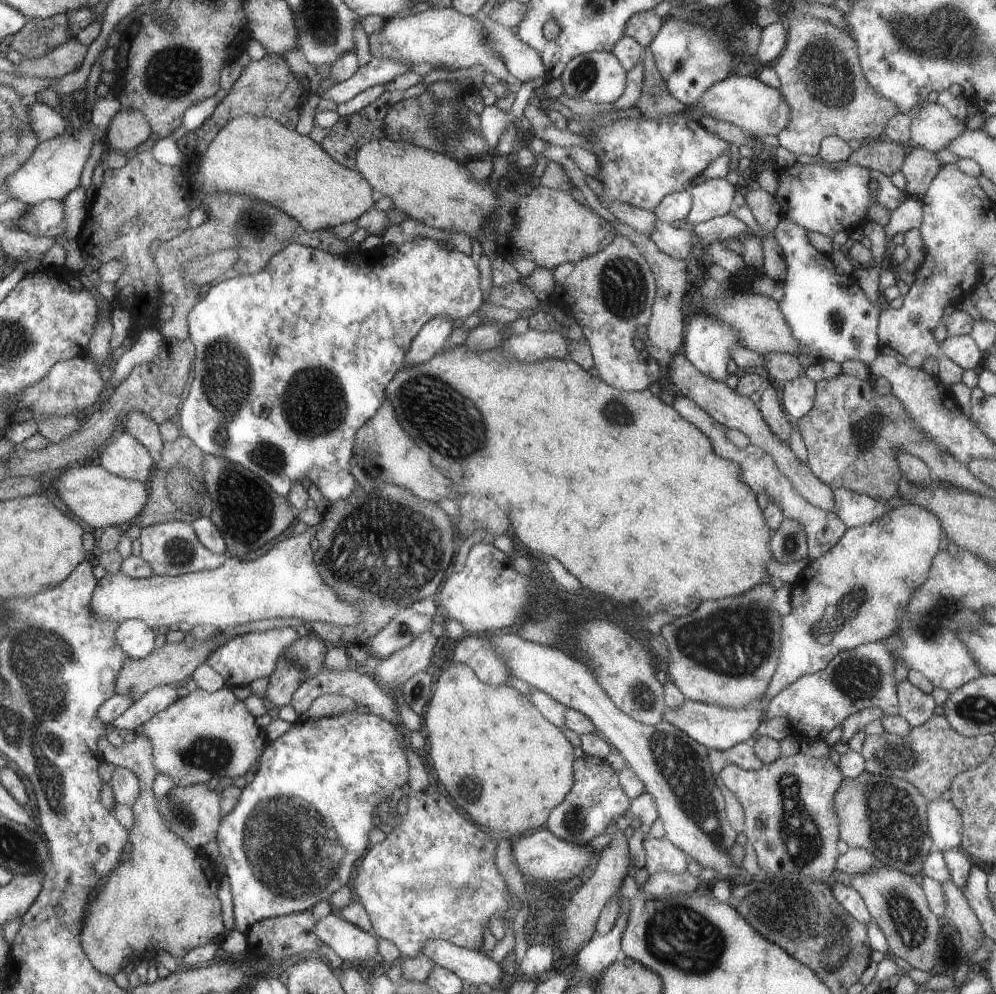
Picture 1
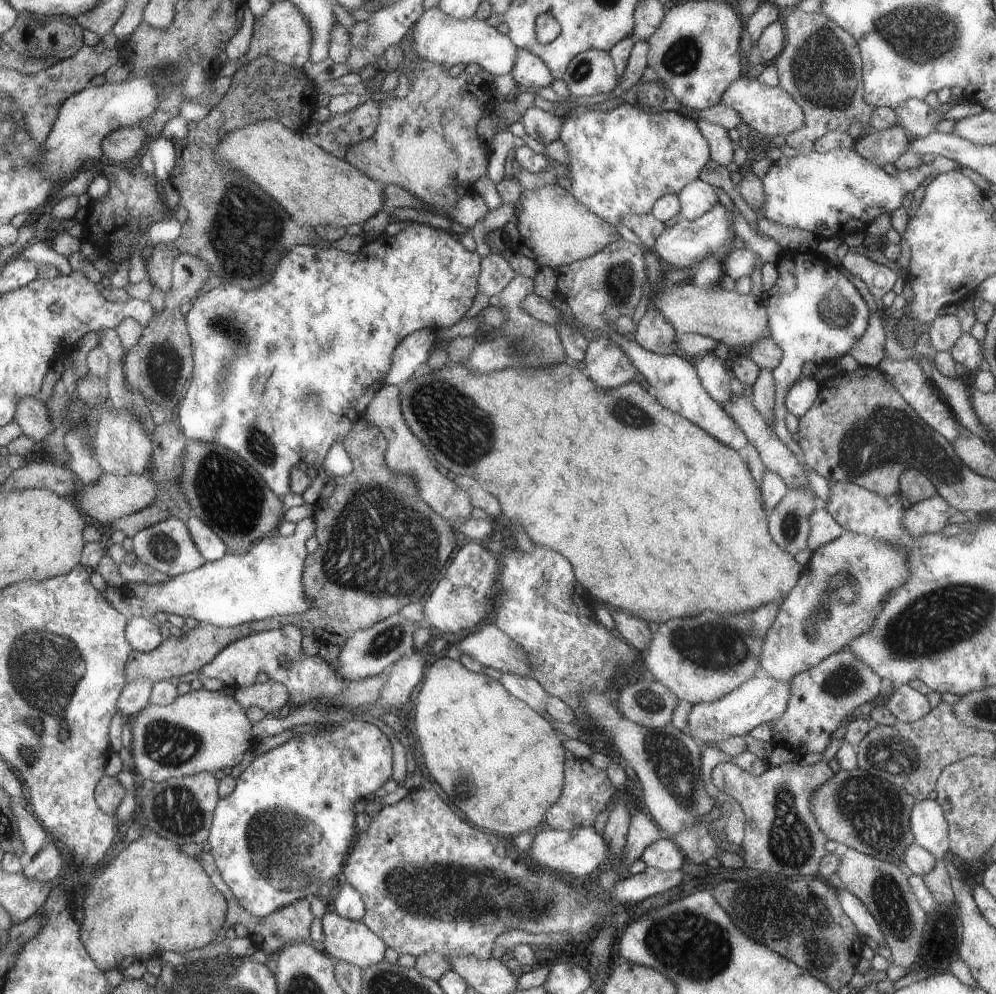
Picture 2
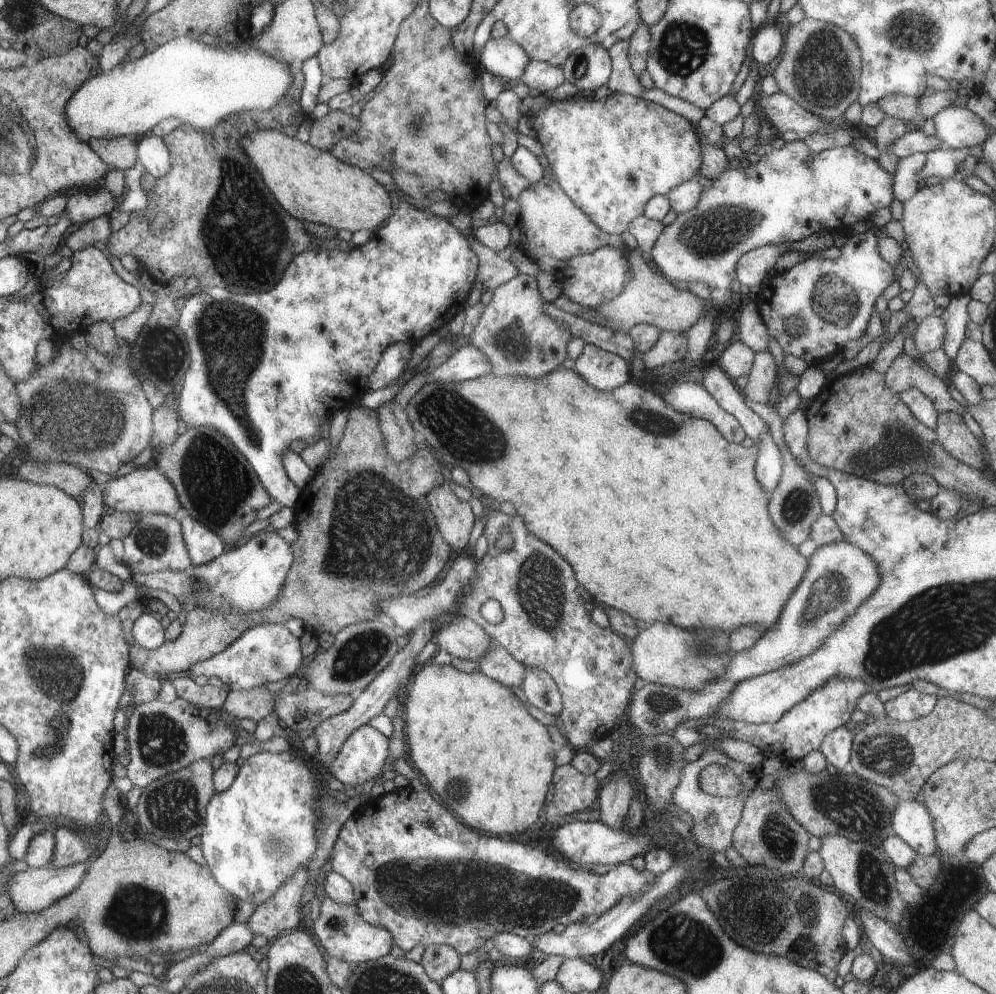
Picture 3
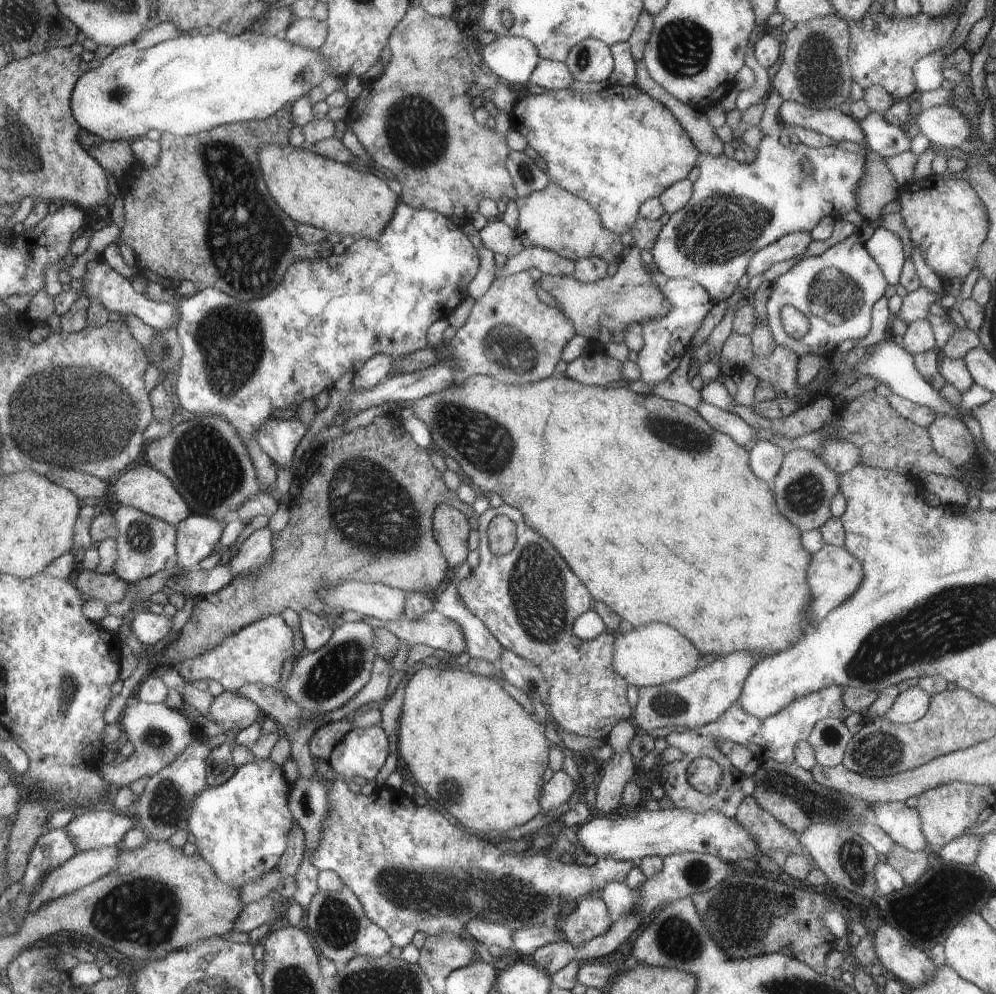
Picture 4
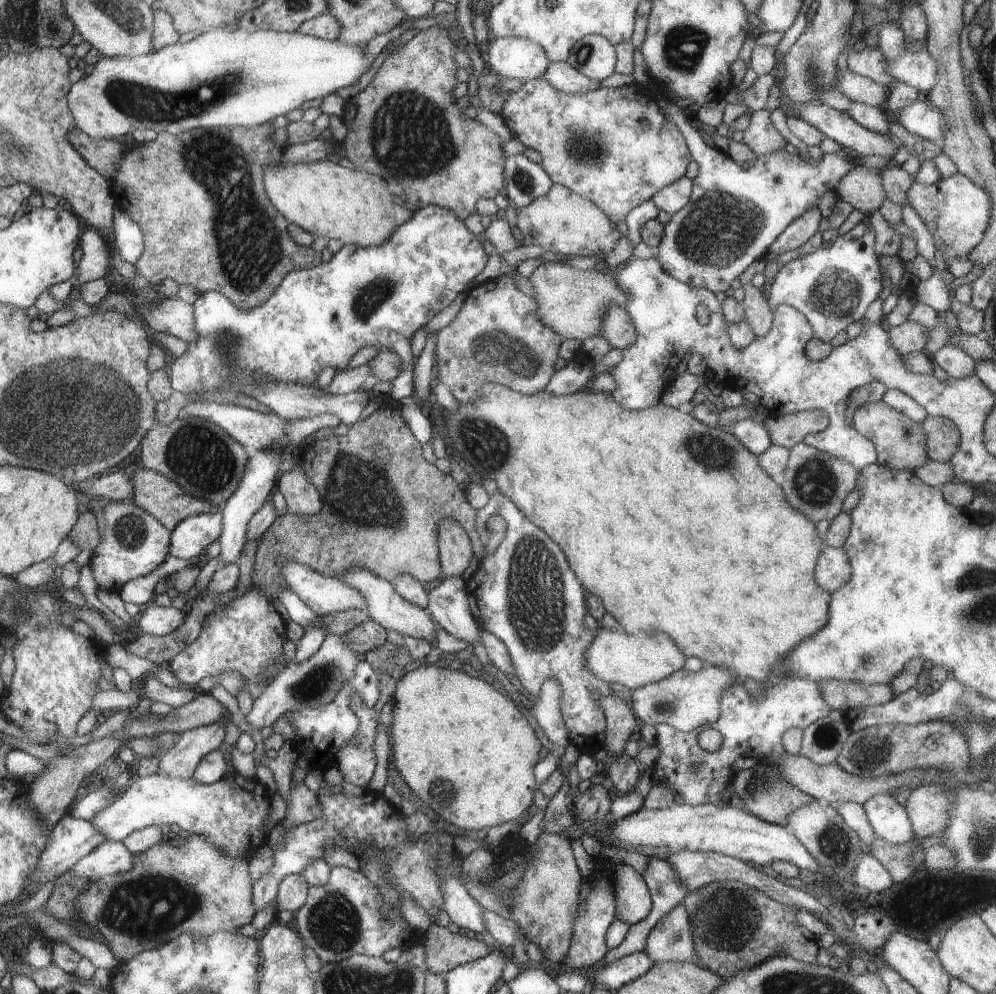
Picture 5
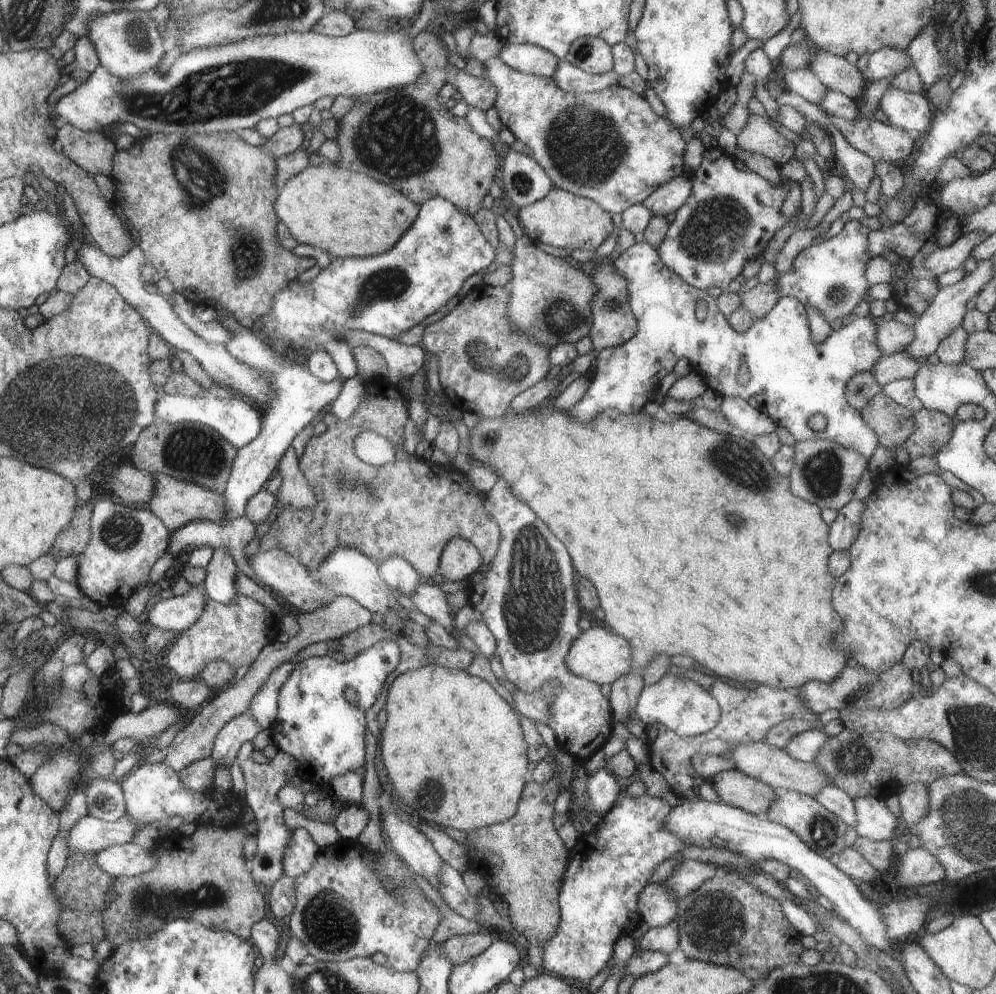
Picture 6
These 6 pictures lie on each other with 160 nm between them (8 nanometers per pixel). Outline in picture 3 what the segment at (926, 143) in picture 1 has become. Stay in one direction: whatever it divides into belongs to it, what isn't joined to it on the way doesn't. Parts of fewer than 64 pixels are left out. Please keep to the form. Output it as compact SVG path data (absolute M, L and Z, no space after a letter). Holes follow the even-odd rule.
M889 94L877 102L886 116L900 119L912 128L921 130L925 118L919 113L919 98Z

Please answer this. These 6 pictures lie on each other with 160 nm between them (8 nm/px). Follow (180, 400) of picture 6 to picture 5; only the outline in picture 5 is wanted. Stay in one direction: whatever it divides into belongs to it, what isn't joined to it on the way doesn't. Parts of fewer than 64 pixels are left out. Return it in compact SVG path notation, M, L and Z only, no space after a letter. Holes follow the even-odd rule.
M199 397L189 401L190 404L184 408L190 416L196 418L206 418L220 428L223 428L232 438L235 438L242 446L246 448L249 454L262 449L279 449L288 446L298 446L302 440L310 436L312 432L317 432L324 426L335 428L341 423L336 415L324 413L311 419L283 419L276 413L263 414L252 409L235 406L227 402L202 402Z

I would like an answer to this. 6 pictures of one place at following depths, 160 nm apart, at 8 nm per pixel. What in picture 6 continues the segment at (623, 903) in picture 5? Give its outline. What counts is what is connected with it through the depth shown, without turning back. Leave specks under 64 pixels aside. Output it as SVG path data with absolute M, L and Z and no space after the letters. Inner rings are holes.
M648 883L639 896L640 916L648 926L660 928L675 921L678 898L662 884Z

